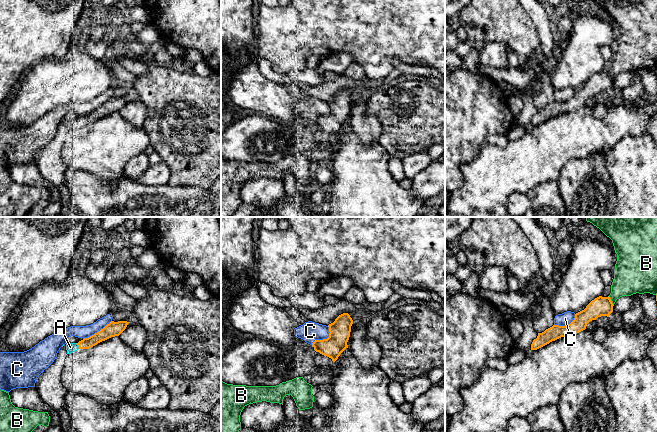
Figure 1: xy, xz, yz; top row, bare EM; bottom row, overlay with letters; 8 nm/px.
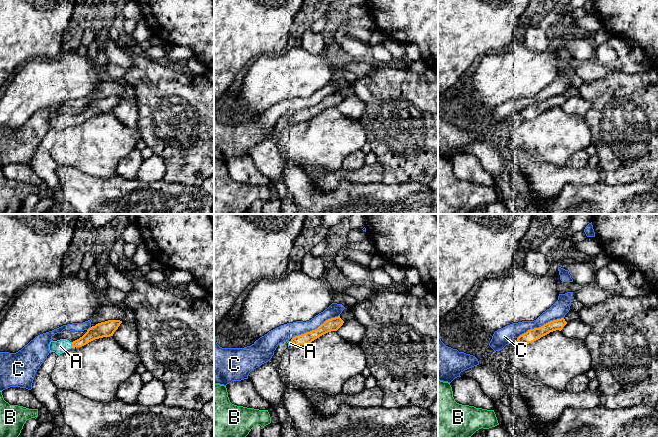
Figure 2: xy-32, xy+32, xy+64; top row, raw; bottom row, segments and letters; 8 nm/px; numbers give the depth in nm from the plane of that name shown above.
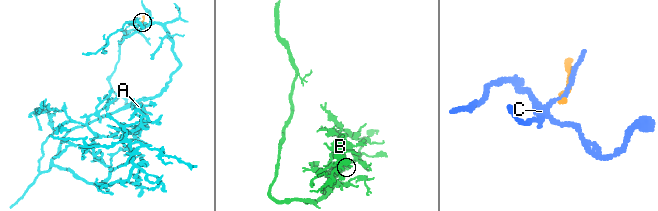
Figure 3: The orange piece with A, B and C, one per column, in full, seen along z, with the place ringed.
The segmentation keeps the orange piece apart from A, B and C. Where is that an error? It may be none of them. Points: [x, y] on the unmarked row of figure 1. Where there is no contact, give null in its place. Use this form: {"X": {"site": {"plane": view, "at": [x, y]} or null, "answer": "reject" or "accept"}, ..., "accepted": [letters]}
{"A": {"site": {"plane": "xy", "at": [78, 122]}, "answer": "accept"}, "B": {"site": {"plane": "yz", "at": [611, 77]}, "answer": "reject"}, "C": {"site": {"plane": "xy", "at": [98, 107]}, "answer": "reject"}, "accepted": ["A"]}

